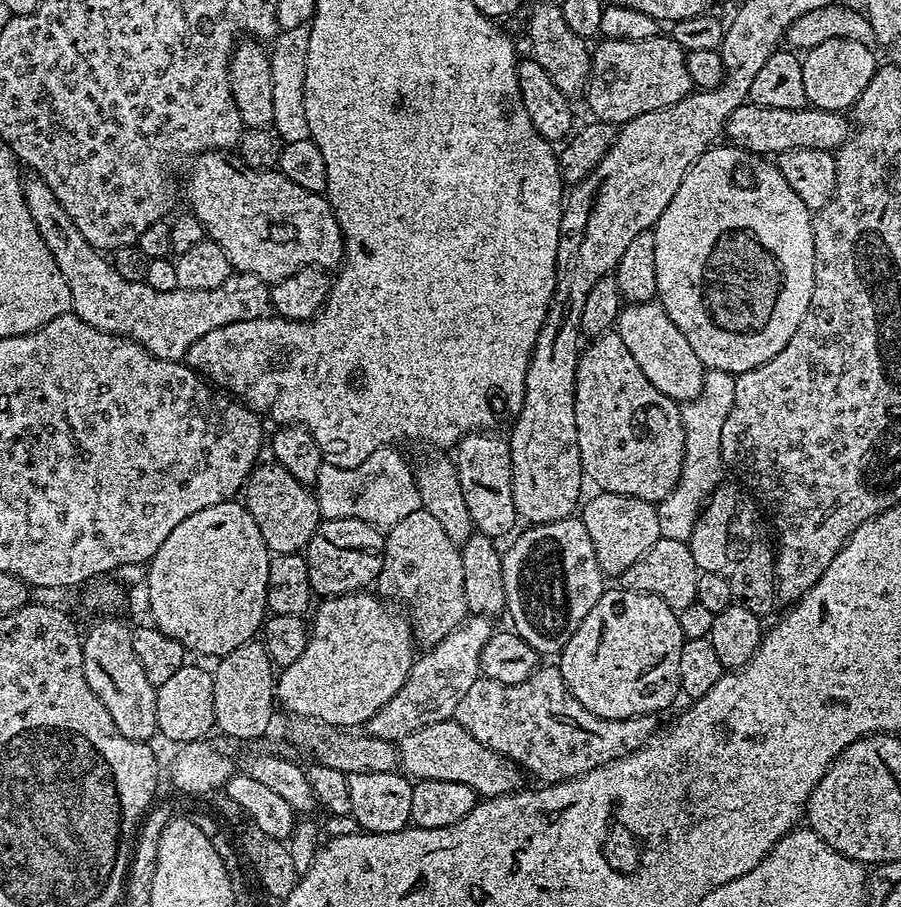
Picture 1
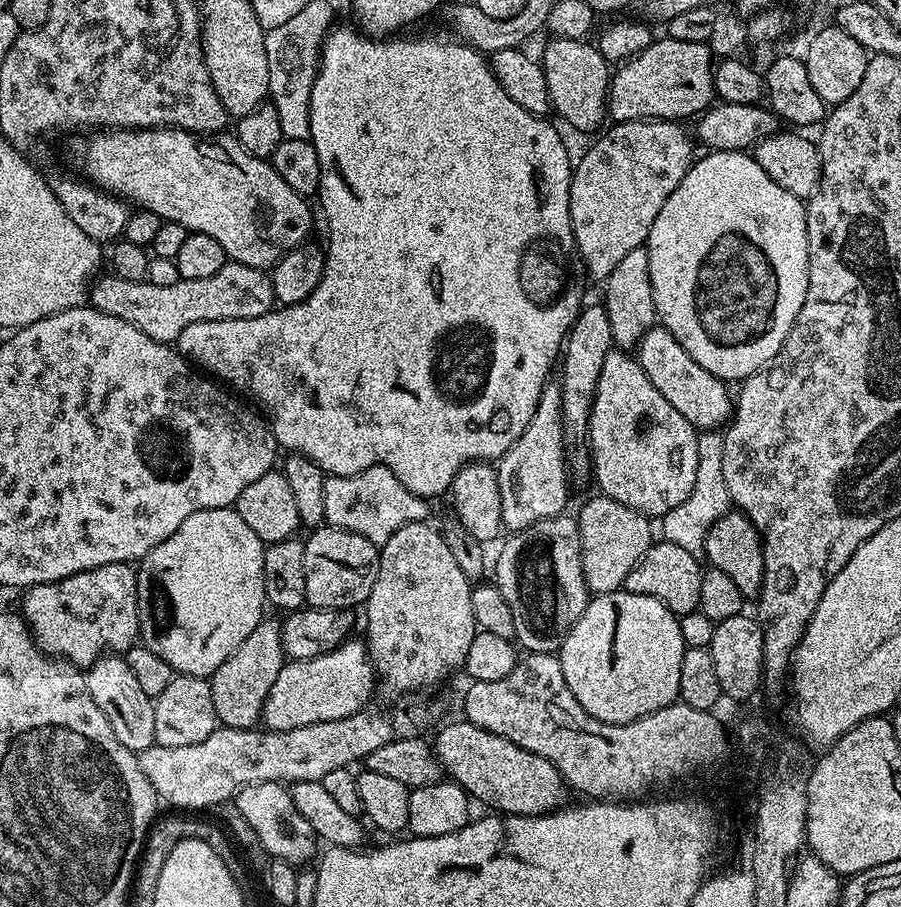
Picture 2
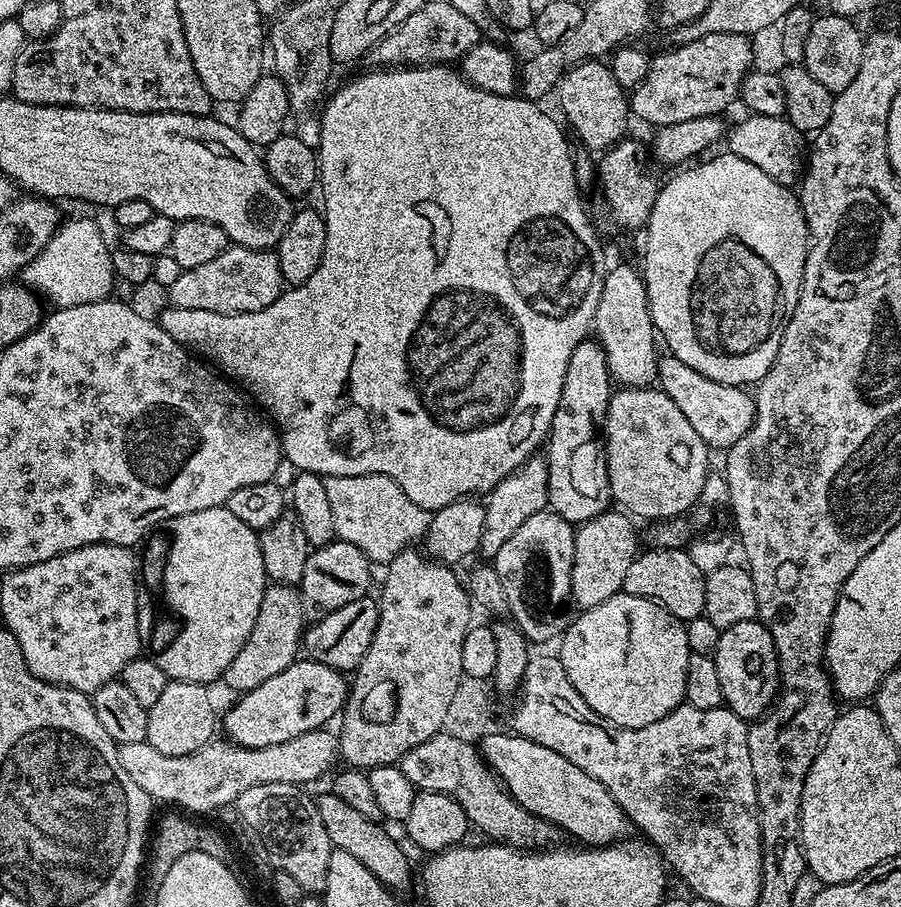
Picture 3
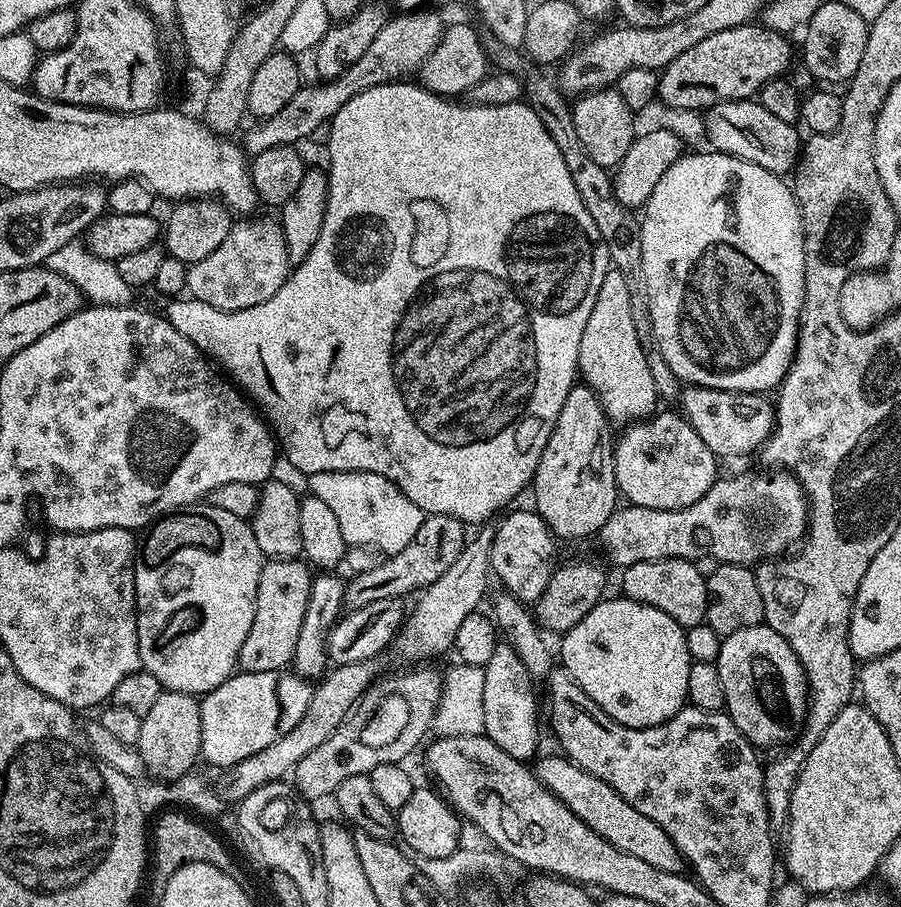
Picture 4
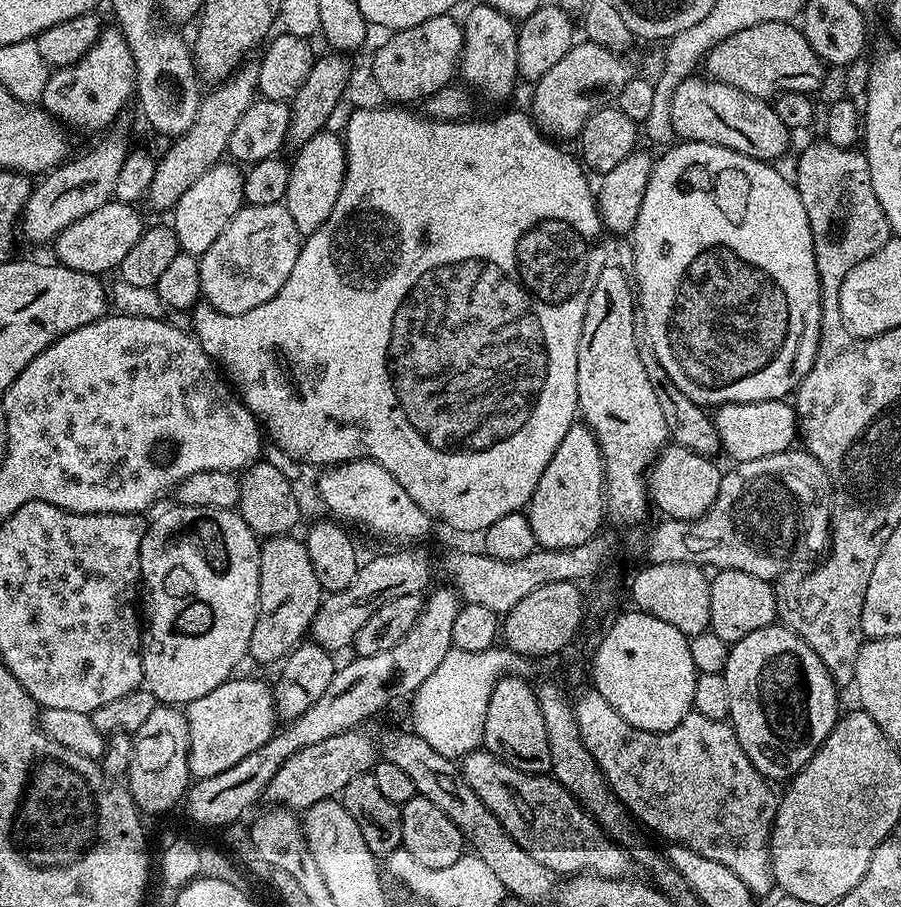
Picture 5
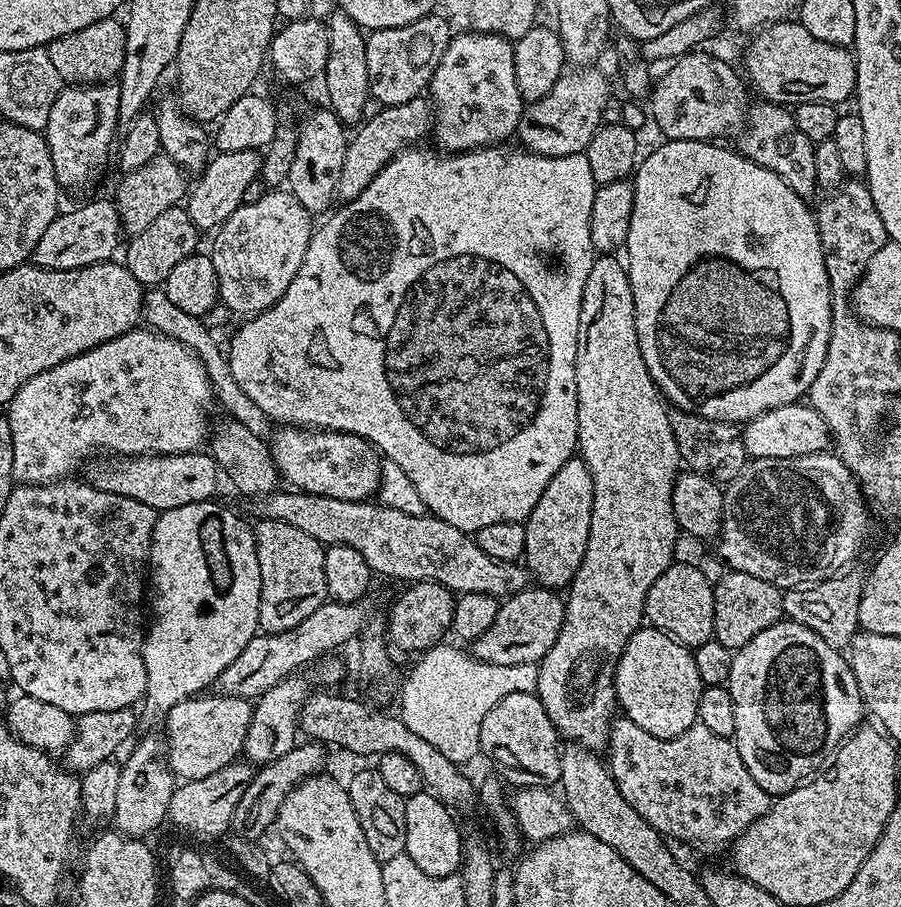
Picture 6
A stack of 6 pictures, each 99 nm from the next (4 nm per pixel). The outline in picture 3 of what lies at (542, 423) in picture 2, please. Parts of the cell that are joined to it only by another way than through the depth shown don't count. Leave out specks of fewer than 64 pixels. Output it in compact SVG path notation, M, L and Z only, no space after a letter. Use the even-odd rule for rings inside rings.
M537 454L529 458L522 466L514 469L498 486L487 493L483 501L484 506L484 529L480 538L479 555L485 561L495 561L498 550L530 514L538 514L548 508L548 462L543 455Z

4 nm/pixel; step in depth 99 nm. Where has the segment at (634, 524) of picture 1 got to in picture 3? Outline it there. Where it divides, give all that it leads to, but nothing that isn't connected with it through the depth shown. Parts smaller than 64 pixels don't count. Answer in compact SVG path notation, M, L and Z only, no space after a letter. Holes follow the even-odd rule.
M609 510L598 514L598 518L590 518L575 529L570 600L573 605L577 604L577 609L593 608L622 591L626 582L626 570L630 570L630 562L634 562L638 555L631 522L633 523L623 511Z

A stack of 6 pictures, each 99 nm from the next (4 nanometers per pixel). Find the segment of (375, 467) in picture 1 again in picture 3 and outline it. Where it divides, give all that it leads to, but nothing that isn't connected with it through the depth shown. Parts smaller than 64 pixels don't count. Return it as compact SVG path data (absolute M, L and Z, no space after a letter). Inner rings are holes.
M325 476L324 485L333 511L334 528L339 540L358 546L369 561L387 564L398 553L405 551L414 540L423 539L428 531L431 513L410 502L406 494L385 476Z

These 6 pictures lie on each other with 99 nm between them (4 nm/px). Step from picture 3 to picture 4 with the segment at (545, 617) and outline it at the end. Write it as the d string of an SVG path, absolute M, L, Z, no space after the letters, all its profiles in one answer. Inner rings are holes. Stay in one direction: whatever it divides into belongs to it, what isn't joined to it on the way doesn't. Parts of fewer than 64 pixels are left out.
M531 507L509 511L501 524L495 525L496 533L492 539L490 562L492 572L504 583L503 587L522 603L535 605L546 590L553 572L558 567L556 561L557 537L548 529L548 524Z

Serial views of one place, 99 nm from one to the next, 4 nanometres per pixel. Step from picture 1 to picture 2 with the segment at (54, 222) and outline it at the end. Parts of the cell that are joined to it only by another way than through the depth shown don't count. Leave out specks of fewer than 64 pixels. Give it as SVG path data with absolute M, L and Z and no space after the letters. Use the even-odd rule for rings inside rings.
M229 262L222 266L222 270L218 270L218 274L210 274L210 278L181 279L174 282L174 286L154 286L147 282L135 284L115 274L107 275L101 275L91 285L91 307L138 326L142 334L163 344L172 344L178 334L190 326L190 322L258 318L274 308L269 273L245 264Z

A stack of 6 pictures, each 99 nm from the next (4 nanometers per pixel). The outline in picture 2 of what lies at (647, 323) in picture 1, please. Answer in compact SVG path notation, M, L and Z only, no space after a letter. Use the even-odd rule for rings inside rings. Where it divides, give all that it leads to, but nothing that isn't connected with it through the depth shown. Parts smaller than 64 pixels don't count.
M653 326L636 345L634 355L639 360L642 370L646 370L646 378L650 378L652 385L662 393L662 398L666 398L666 402L670 402L670 406L674 406L674 410L678 410L682 418L689 420L693 428L716 430L729 423L734 411L734 396L731 391L728 393L729 385L714 374L710 374L710 370L702 370L702 366L698 366L698 362L694 362L694 358L690 358L690 354L686 354L682 346L678 346L678 338L674 338L674 334L670 334L662 327Z

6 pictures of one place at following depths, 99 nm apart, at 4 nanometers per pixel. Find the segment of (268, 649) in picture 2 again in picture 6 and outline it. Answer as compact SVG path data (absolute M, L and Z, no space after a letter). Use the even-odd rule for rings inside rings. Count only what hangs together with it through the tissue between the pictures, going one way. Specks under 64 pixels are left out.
M260 520L257 525L254 535L260 571L260 628L264 632L285 632L298 626L302 618L314 614L314 610L318 610L318 606L322 606L329 599L324 565L325 545L310 538L310 534L298 530L298 526L290 526L281 520Z

